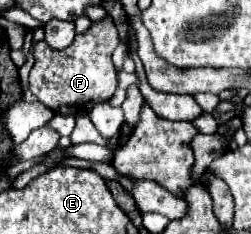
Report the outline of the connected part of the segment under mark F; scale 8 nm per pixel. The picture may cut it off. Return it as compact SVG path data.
M110 16L92 22L86 32L76 34L74 42L66 50L50 50L46 40L34 44L34 66L30 70L30 90L56 114L88 114L94 104L108 102L116 90L116 68L112 64L112 52L118 44L118 30Z

